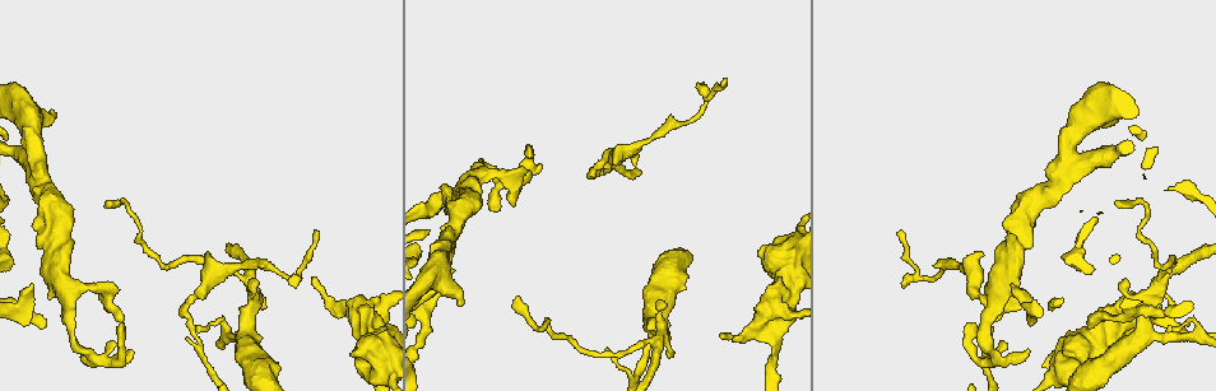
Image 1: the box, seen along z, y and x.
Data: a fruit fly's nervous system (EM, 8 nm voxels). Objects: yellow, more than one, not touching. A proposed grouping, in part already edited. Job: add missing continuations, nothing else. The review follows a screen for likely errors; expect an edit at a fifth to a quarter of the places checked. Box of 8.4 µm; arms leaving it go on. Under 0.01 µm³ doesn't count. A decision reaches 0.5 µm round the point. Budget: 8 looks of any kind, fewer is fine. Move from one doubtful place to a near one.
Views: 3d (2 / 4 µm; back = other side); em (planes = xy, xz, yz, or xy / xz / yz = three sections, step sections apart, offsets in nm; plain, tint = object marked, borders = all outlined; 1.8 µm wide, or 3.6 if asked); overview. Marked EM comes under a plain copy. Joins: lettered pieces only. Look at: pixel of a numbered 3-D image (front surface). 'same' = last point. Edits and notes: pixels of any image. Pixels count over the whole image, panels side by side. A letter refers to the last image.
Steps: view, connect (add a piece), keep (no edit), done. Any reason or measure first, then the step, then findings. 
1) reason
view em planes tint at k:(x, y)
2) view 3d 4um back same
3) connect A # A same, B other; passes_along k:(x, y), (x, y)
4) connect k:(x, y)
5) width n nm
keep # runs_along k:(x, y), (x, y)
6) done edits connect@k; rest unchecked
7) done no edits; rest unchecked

free end
view em xy step 16 tint at 1:(52, 110)

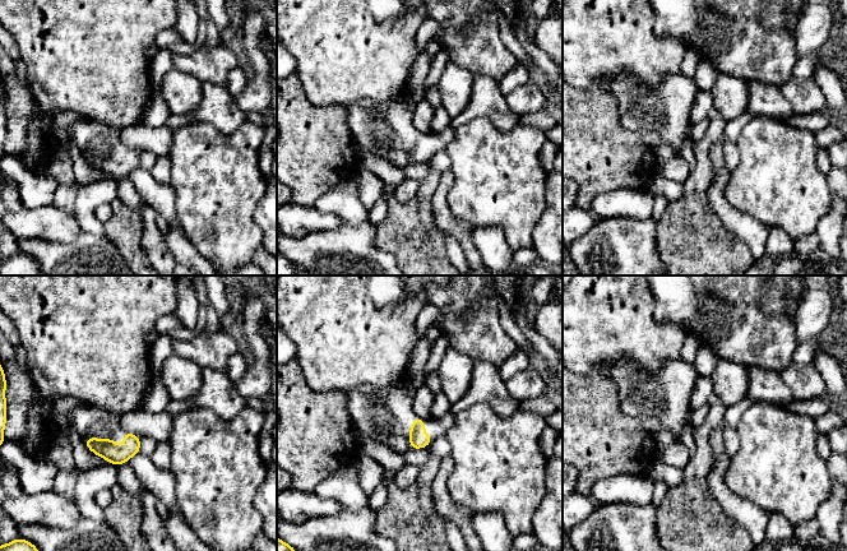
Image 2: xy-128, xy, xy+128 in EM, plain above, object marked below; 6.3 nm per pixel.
cut it another way
view em planes borders same

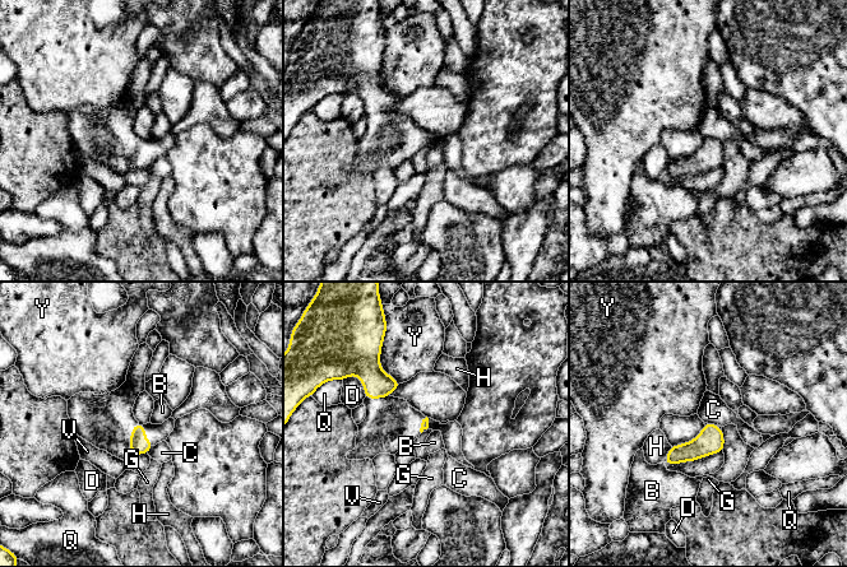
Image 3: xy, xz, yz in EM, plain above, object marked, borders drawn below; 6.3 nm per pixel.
keep # B other, C other, D other, G other, H other, Q other, V other, Y other; border 3:(707, 422), (716, 424); no lettered piece goes on from it

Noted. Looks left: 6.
sudden change in width
view 3d 4um at 1:(769, 306)

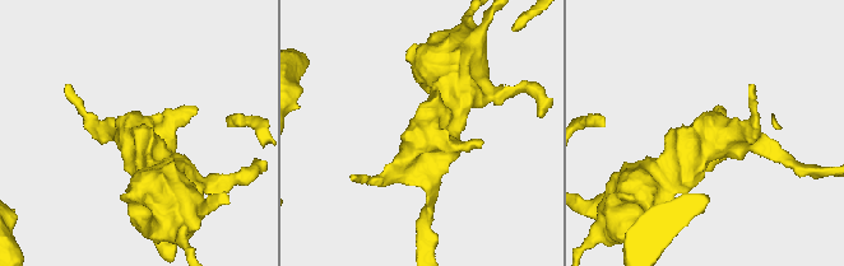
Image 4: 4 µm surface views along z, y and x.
shape alone is not enough
view em yz step 4 tint at 4:(138, 144)

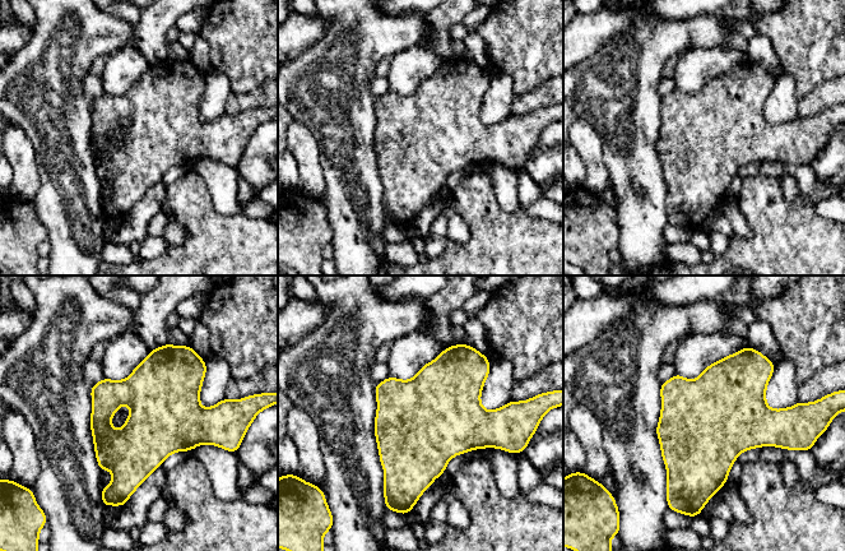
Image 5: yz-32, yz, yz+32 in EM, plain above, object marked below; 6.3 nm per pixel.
view em planes borders same

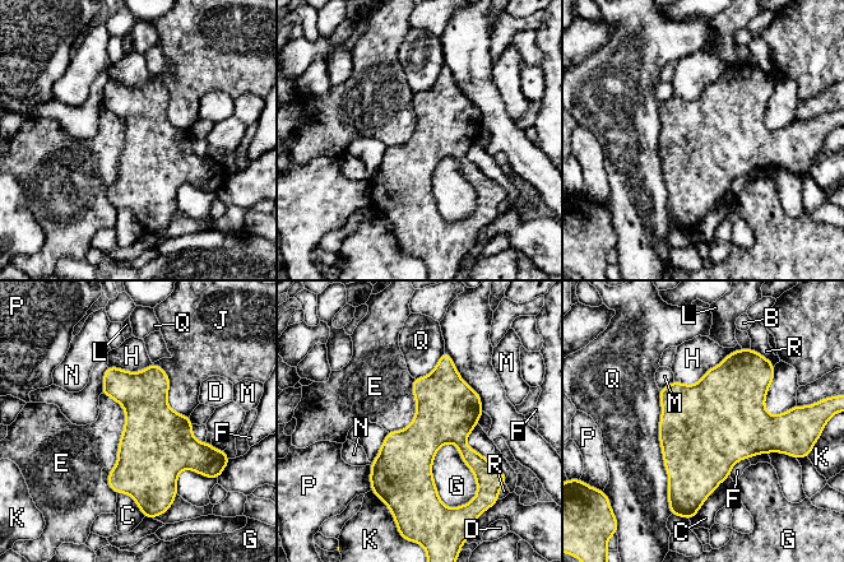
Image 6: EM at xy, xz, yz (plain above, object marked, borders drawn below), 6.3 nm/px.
longest_contact Q 750 nm
keep # B other, C other, D other, E other, F other, G other, H other, J other, K other, L other, M other, N other, P other, Q other, R other; no lettered piece goes on from it

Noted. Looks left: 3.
abrupt turn
view em yz step 16 borders at 1:(931, 280)

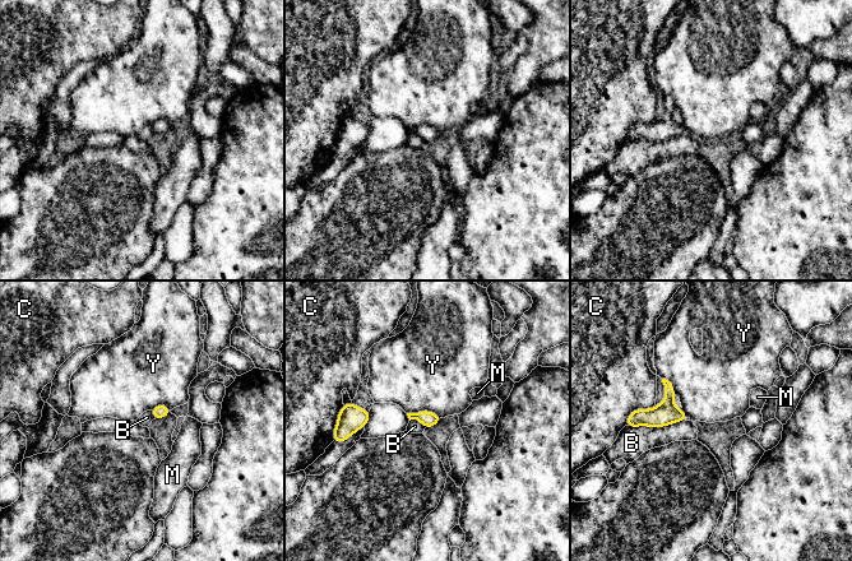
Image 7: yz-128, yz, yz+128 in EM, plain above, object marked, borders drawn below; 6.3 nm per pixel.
longest_contact B 380 nm
keep # B other, C other, M other, Y other; border 7:(685, 420), (666, 426), (628, 427); none of them fits

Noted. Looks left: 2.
done no edits; rest unchecked

